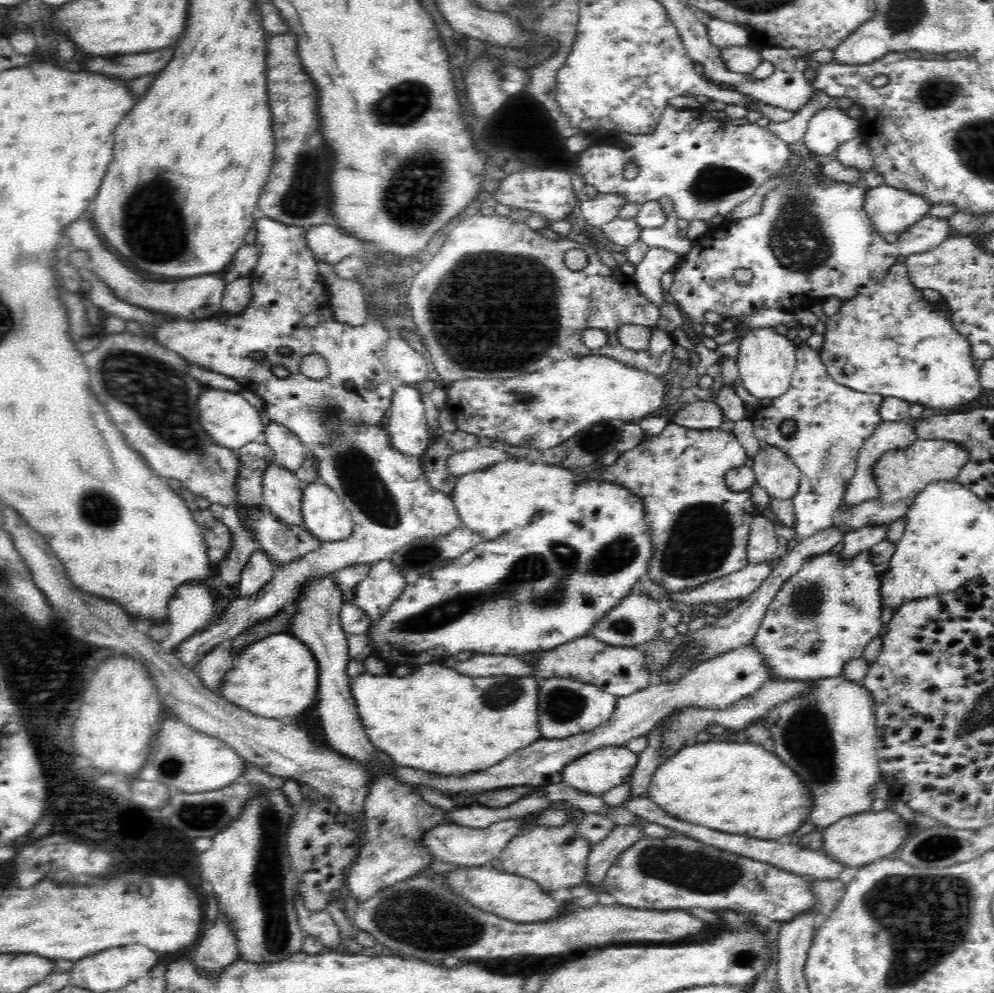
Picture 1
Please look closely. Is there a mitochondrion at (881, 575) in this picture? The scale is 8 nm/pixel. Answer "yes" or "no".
no

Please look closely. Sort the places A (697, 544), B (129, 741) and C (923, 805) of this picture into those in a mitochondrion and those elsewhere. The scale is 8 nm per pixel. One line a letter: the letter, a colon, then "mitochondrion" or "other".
A: mitochondrion
B: other
C: other

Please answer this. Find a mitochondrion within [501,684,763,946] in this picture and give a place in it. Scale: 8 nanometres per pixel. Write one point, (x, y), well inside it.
(698, 871)

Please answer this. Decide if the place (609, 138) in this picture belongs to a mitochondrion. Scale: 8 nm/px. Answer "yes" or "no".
no

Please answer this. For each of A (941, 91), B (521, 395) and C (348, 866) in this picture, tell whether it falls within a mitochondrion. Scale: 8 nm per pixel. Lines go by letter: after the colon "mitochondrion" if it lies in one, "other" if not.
A: mitochondrion
B: mitochondrion
C: other

